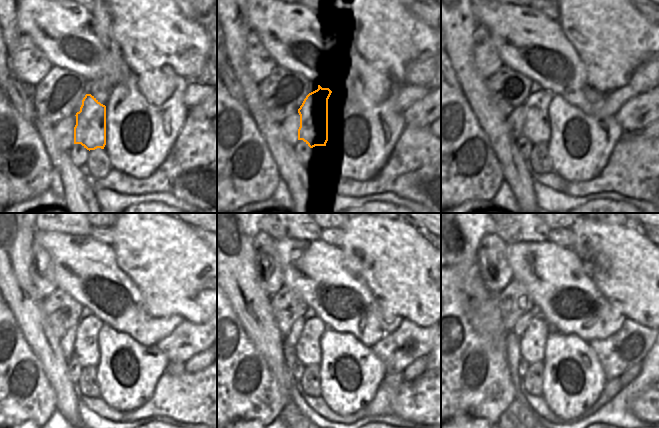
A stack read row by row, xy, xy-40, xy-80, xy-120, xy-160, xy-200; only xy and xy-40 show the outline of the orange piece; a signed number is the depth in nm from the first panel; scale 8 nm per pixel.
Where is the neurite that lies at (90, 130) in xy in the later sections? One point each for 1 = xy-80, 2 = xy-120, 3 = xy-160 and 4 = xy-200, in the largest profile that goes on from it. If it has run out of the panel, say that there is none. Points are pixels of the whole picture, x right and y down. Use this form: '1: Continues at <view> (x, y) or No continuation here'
1: Continues at xy-80 (536, 128)
2: Continues at xy-120 (86, 351)
3: Continues at xy-160 (308, 350)
4: Continues at xy-200 (532, 343).

